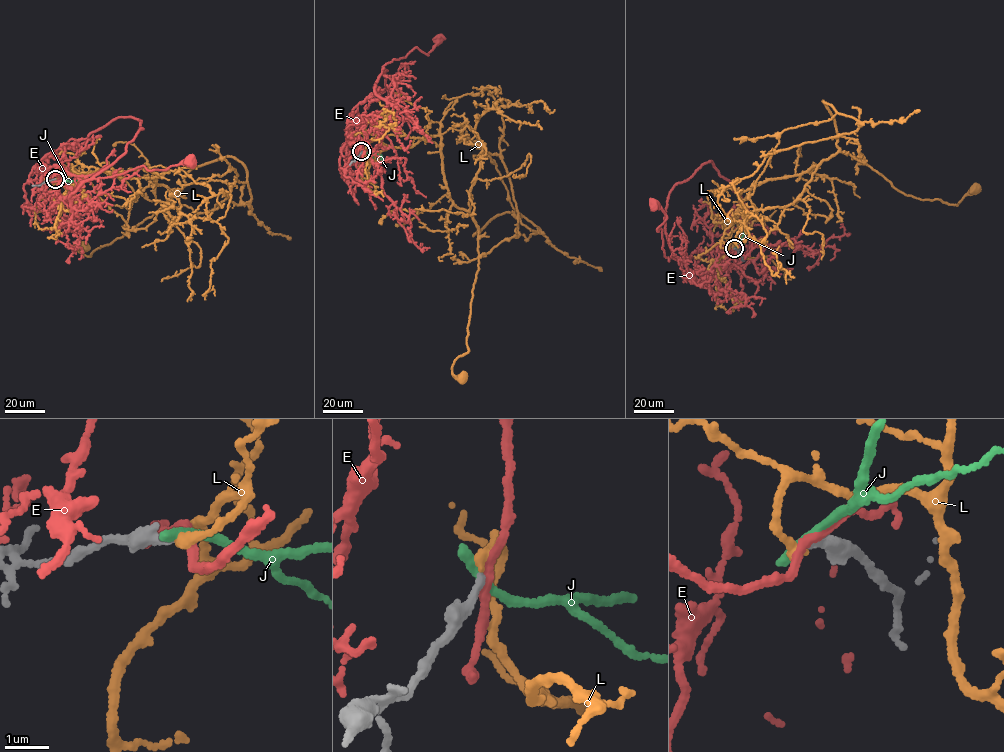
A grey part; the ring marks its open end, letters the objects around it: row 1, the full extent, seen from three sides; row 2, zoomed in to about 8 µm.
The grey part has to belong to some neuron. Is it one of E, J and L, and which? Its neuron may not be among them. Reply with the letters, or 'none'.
L

